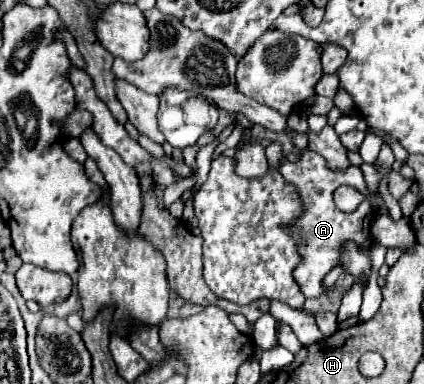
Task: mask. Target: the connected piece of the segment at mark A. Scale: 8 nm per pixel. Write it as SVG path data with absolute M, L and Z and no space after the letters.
M307 149L301 153L299 161L285 161L281 165L281 173L283 177L287 177L289 183L293 183L297 187L297 191L301 193L303 205L307 205L305 215L297 219L297 225L293 227L293 231L301 231L303 235L299 235L301 239L301 253L303 253L303 261L301 265L295 269L295 279L301 285L301 291L305 297L321 297L327 287L323 287L323 277L339 265L339 253L341 247L347 241L355 241L363 249L368 248L372 243L371 237L371 219L373 219L373 207L371 201L365 199L359 209L351 212L339 211L333 203L333 189L341 187L341 185L351 185L355 187L359 193L363 193L365 197L369 195L365 181L363 181L363 173L359 167L347 167L345 171L337 171L337 169L329 169L327 163L323 161L323 157L319 157L319 153Z

